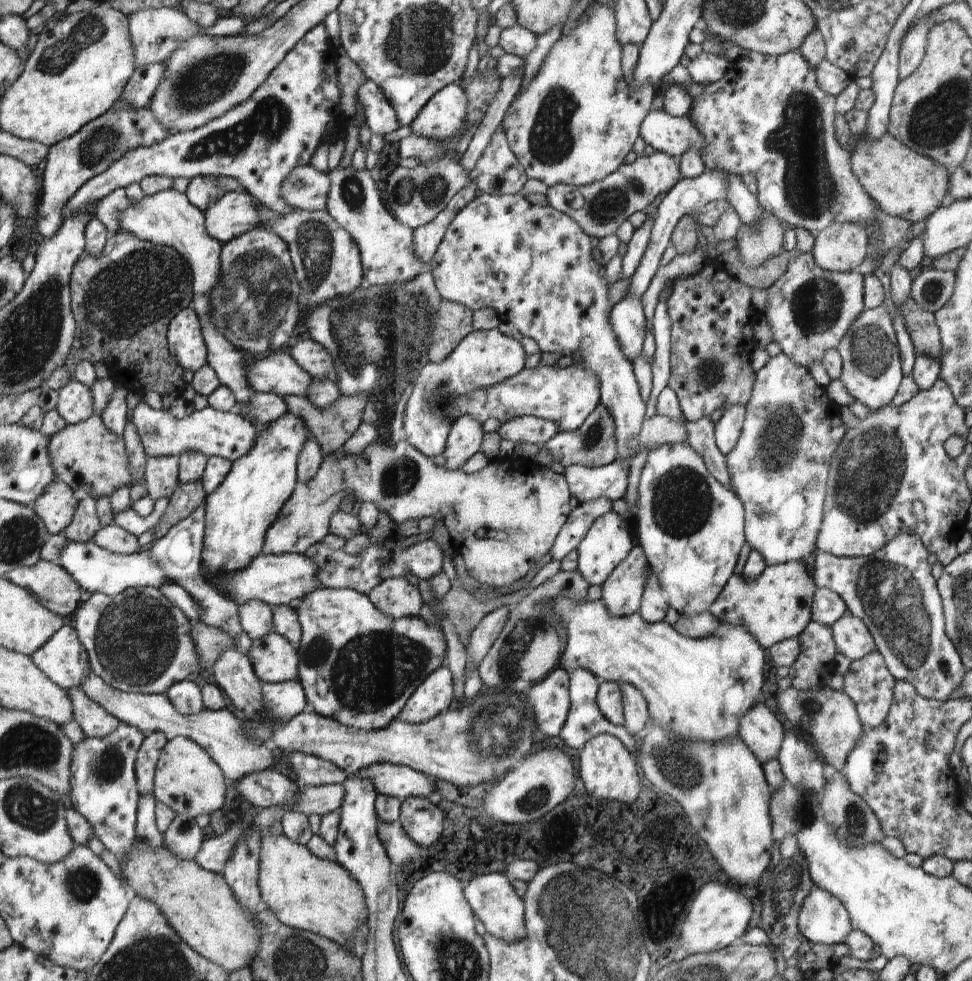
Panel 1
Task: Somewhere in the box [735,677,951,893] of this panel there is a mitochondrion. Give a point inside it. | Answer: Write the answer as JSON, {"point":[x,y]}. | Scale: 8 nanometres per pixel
{"point":[855,820]}

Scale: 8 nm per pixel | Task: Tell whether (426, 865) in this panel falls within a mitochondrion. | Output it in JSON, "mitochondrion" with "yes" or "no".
{"mitochondrion":"no"}

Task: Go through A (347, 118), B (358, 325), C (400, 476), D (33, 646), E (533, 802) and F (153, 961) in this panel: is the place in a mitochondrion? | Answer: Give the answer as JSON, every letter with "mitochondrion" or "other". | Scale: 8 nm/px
{"A":"other","B":"mitochondrion","C":"mitochondrion","D":"other","E":"mitochondrion","F":"mitochondrion"}

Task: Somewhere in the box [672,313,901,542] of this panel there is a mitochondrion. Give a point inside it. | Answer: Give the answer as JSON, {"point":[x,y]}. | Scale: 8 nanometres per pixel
{"point":[776,441]}

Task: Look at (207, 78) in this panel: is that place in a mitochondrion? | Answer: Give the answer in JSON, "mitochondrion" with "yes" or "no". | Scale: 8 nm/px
{"mitochondrion":"yes"}

